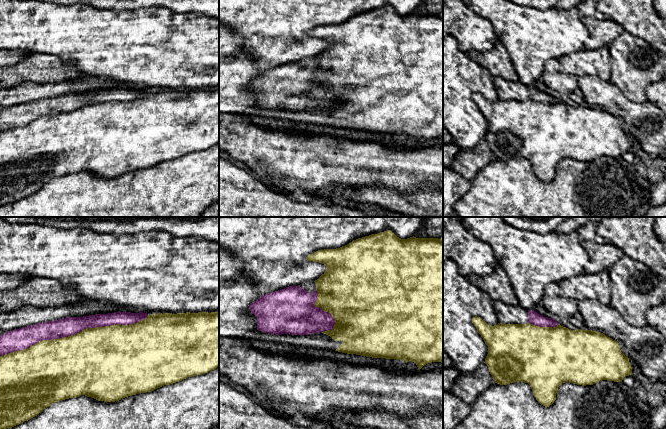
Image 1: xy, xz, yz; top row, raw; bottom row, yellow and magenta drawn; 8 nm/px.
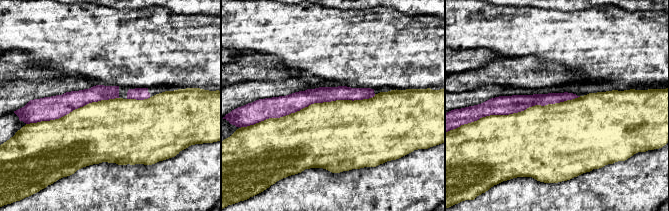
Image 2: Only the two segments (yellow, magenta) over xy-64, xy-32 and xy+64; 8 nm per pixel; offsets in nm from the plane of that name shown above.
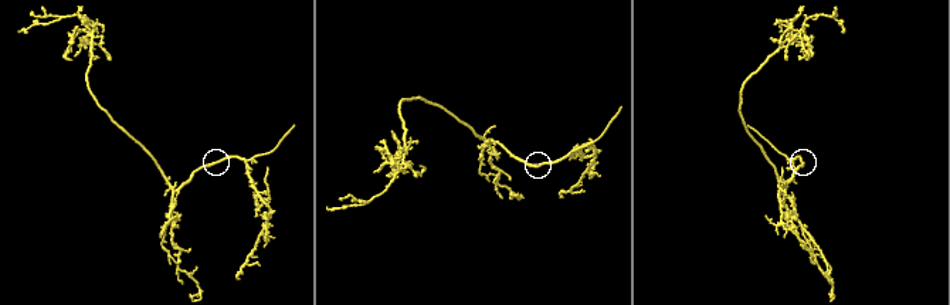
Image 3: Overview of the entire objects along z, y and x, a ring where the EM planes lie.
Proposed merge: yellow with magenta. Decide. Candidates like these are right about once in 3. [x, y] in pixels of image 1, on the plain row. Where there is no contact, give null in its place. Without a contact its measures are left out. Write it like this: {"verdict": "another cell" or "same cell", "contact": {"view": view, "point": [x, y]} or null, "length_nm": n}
{"verdict": "another cell", "contact": {"view": "xy", "point": [74, 110]}, "length_nm": 1250}

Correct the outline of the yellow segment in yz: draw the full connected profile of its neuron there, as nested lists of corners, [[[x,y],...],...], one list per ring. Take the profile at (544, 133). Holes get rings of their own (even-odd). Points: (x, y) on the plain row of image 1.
[[[473,93],[472,99],[477,108],[488,122],[485,140],[495,159],[507,161],[514,158],[528,159],[536,176],[543,182],[549,183],[556,175],[558,163],[565,158],[577,161],[593,161],[599,157],[607,156],[622,158],[625,152],[632,149],[629,134],[619,123],[619,119],[605,110],[592,106],[571,106],[558,100],[556,103],[540,103],[533,100],[502,100],[488,101],[480,93]]]

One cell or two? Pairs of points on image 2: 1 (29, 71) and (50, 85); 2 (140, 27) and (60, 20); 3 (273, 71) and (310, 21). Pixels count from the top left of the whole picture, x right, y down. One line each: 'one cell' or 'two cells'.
1: two cells
2: one cell
3: two cells

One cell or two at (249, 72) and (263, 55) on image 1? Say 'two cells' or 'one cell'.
two cells

